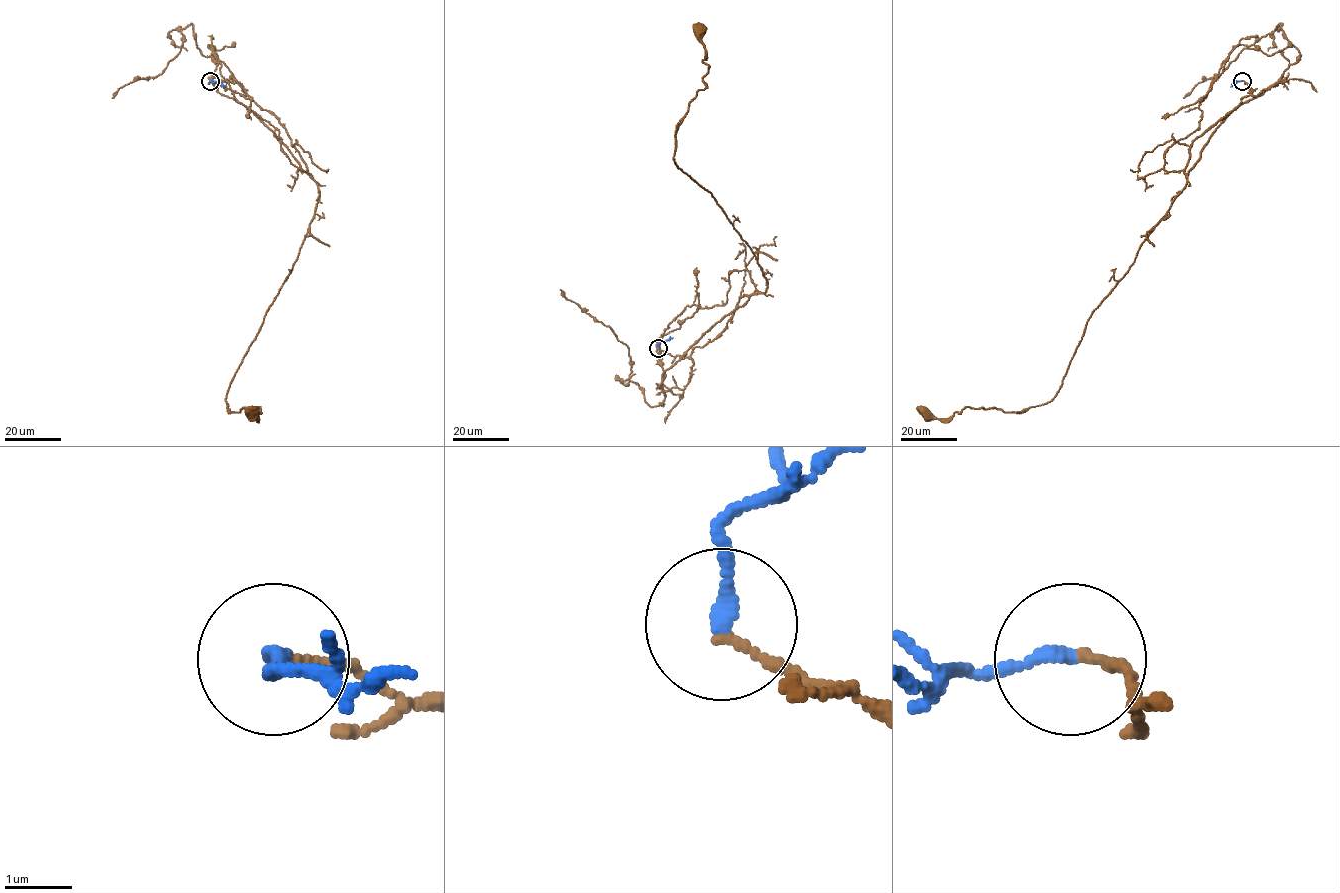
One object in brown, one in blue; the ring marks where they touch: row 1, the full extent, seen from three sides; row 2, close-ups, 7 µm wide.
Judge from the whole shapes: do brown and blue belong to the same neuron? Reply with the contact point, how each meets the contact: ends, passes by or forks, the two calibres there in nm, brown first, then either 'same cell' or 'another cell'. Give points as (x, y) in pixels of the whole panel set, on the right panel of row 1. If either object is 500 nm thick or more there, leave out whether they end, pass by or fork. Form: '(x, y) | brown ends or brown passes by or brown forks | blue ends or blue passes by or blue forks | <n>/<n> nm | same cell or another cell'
(1242, 81) | brown ends | blue ends | 130/200 nm | another cell

